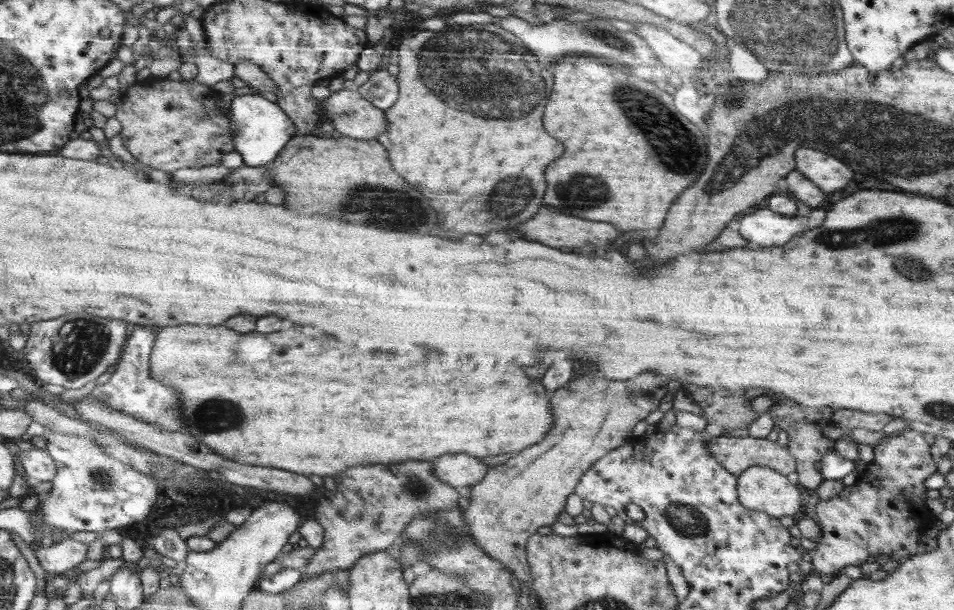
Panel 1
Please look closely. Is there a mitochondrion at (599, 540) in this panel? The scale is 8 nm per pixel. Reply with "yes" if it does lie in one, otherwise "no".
no

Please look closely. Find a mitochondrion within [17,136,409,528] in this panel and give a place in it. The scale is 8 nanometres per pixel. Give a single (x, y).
(81, 343)

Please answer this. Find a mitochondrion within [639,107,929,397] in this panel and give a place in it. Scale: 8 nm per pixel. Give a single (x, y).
(883, 234)

